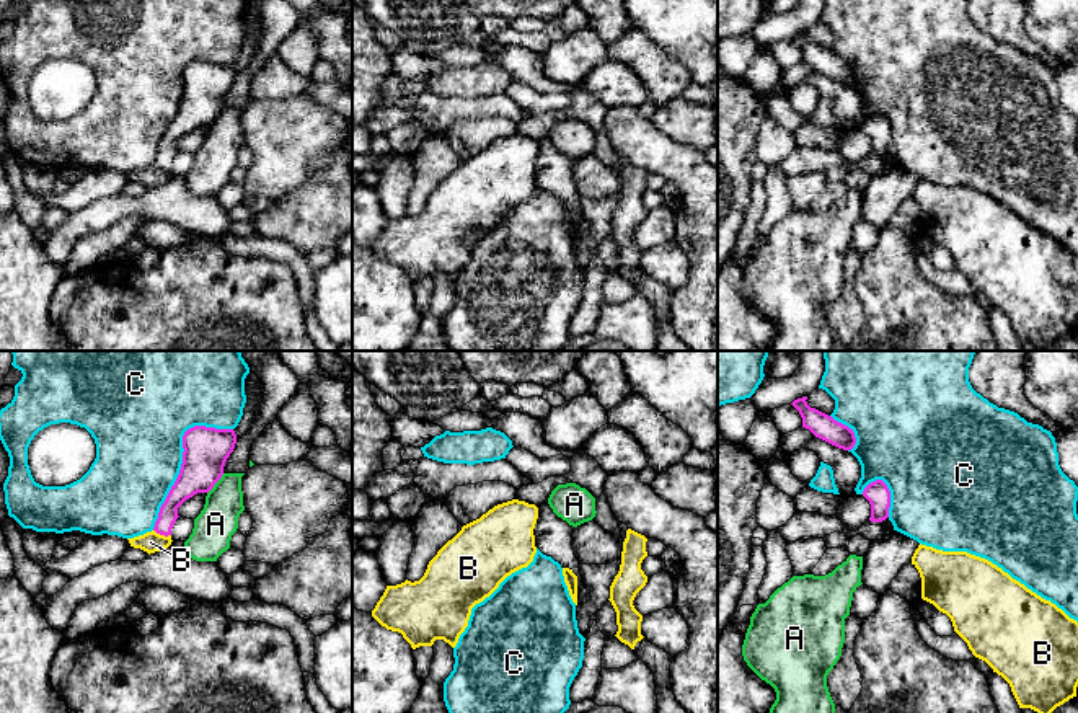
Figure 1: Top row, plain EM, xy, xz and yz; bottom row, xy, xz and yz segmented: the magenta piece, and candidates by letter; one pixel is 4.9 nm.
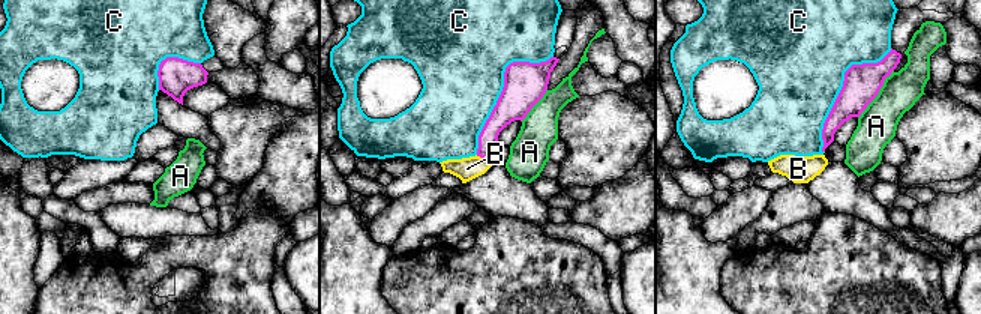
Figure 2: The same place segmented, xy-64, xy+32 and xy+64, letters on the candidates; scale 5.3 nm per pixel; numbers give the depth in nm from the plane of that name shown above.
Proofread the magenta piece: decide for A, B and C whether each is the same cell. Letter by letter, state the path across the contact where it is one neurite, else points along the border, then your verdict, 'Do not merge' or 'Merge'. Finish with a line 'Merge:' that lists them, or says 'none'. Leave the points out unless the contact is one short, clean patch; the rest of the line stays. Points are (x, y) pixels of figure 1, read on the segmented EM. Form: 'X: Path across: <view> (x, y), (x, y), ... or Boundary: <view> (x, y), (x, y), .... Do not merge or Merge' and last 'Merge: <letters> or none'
A: Do not merge
B: Boundary: xy (154, 529), (170, 535). Do not merge
C: Do not merge
Merge: none

